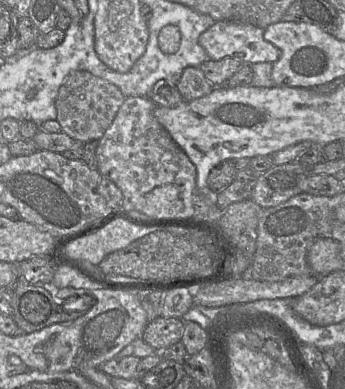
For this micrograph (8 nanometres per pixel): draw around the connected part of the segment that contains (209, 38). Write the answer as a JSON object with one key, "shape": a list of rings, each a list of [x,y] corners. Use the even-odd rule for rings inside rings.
{"shape":[[[217,21],[199,39],[210,60],[236,58],[244,64],[276,62],[281,51],[264,39],[264,29],[240,22]]]}

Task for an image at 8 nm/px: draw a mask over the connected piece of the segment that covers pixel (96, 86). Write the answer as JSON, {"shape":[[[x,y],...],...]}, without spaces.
{"shape":[[[78,70],[70,73],[58,90],[55,100],[56,120],[62,132],[81,143],[99,140],[111,125],[125,98],[116,85],[88,71]]]}

